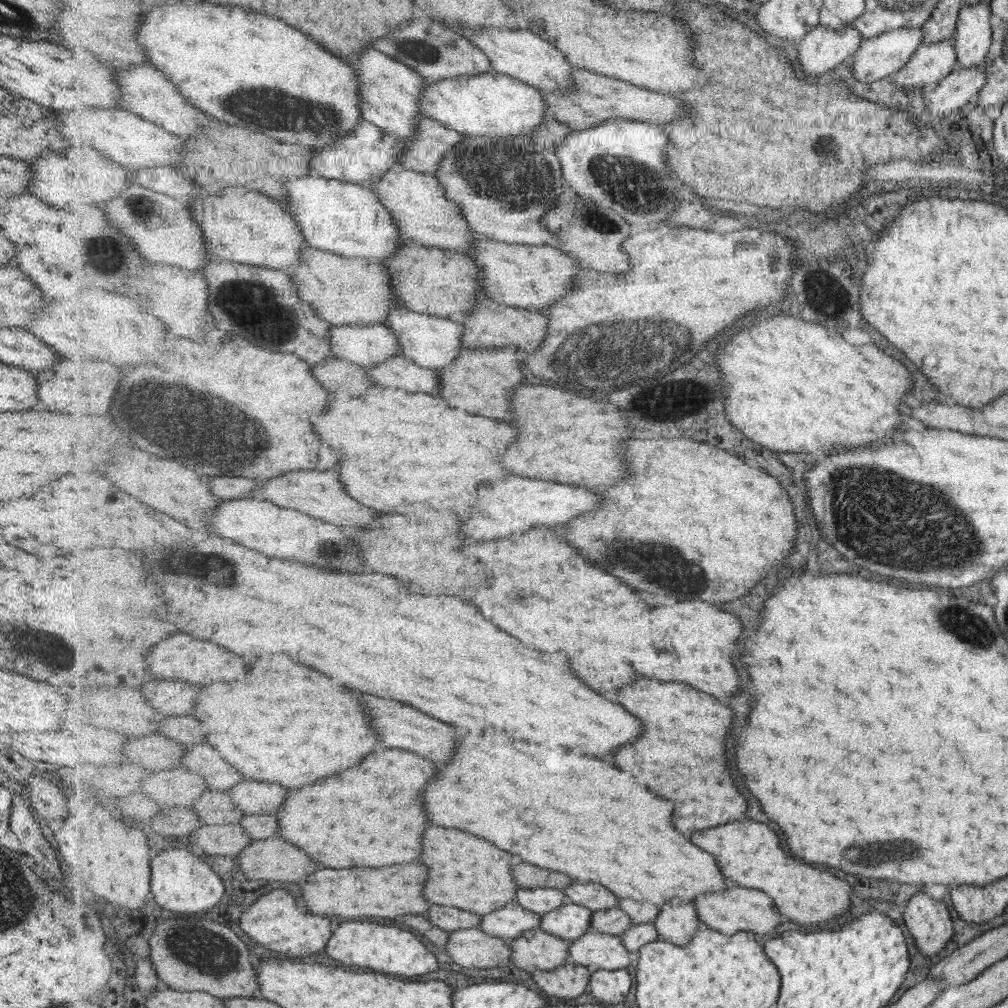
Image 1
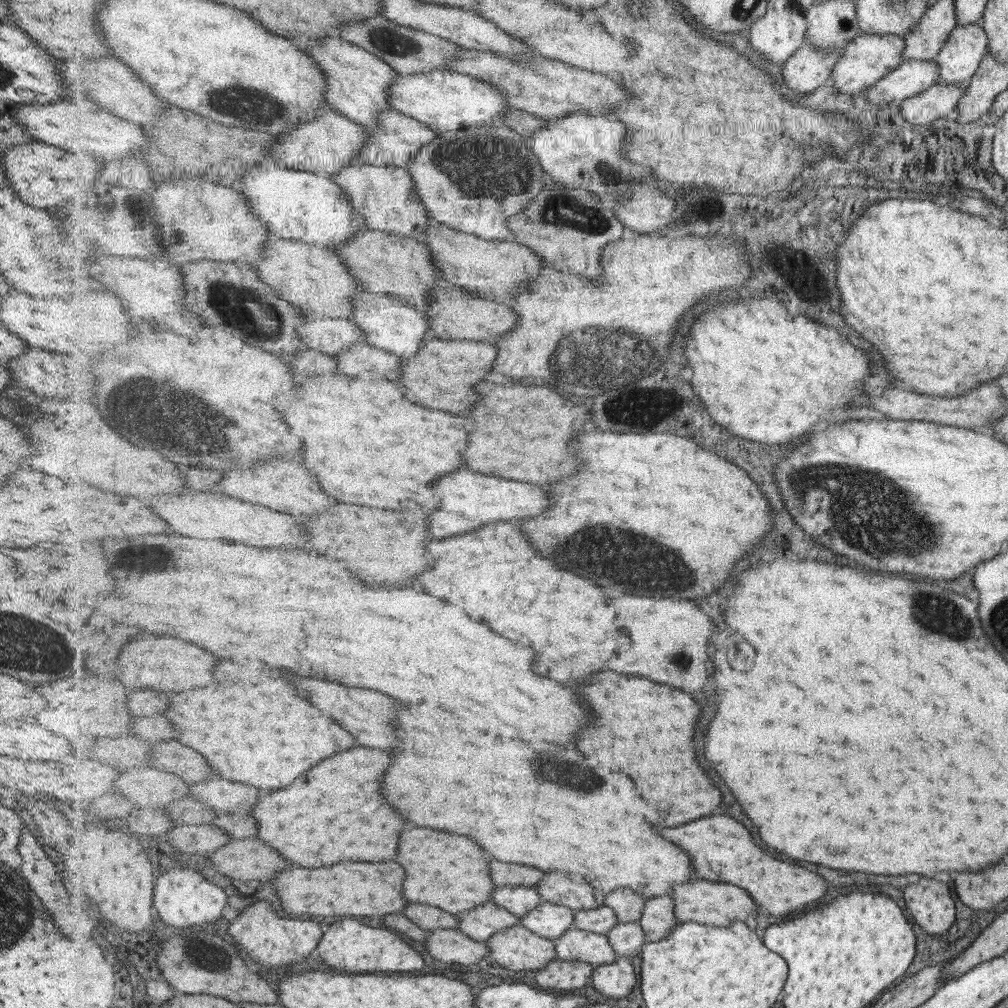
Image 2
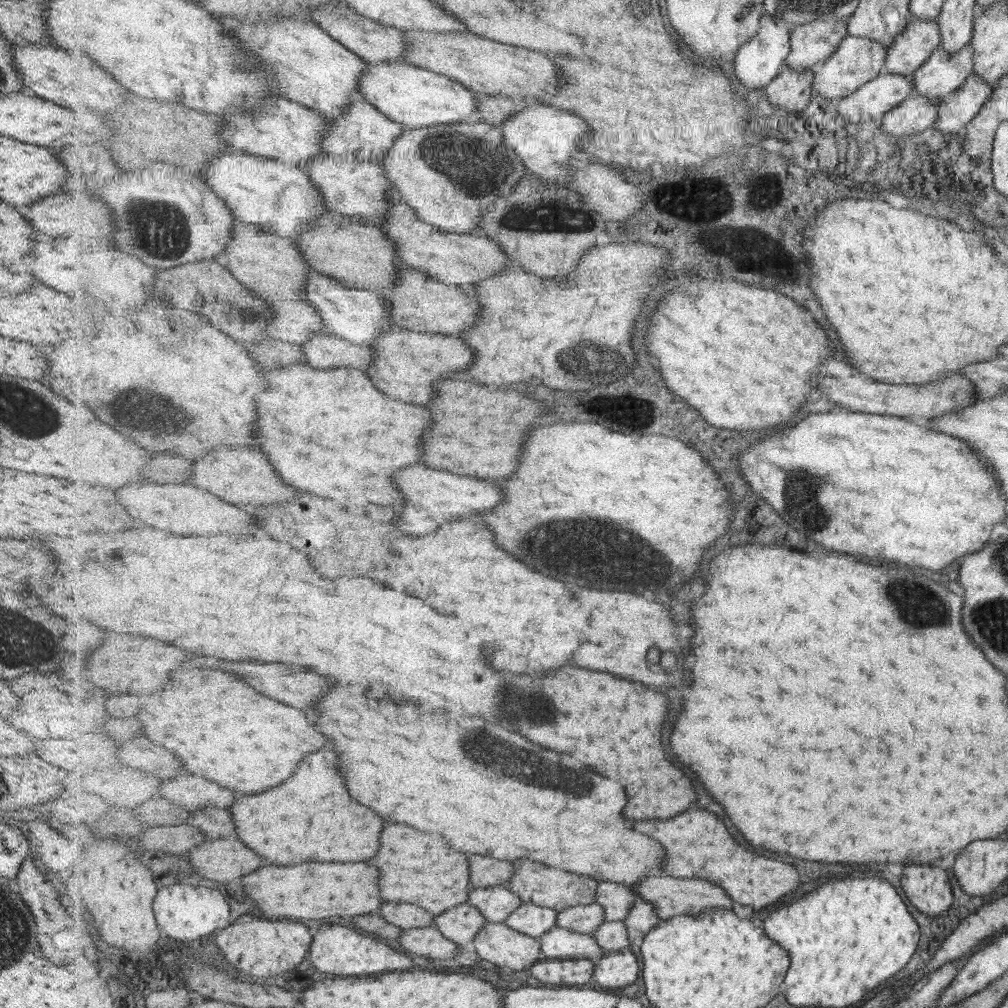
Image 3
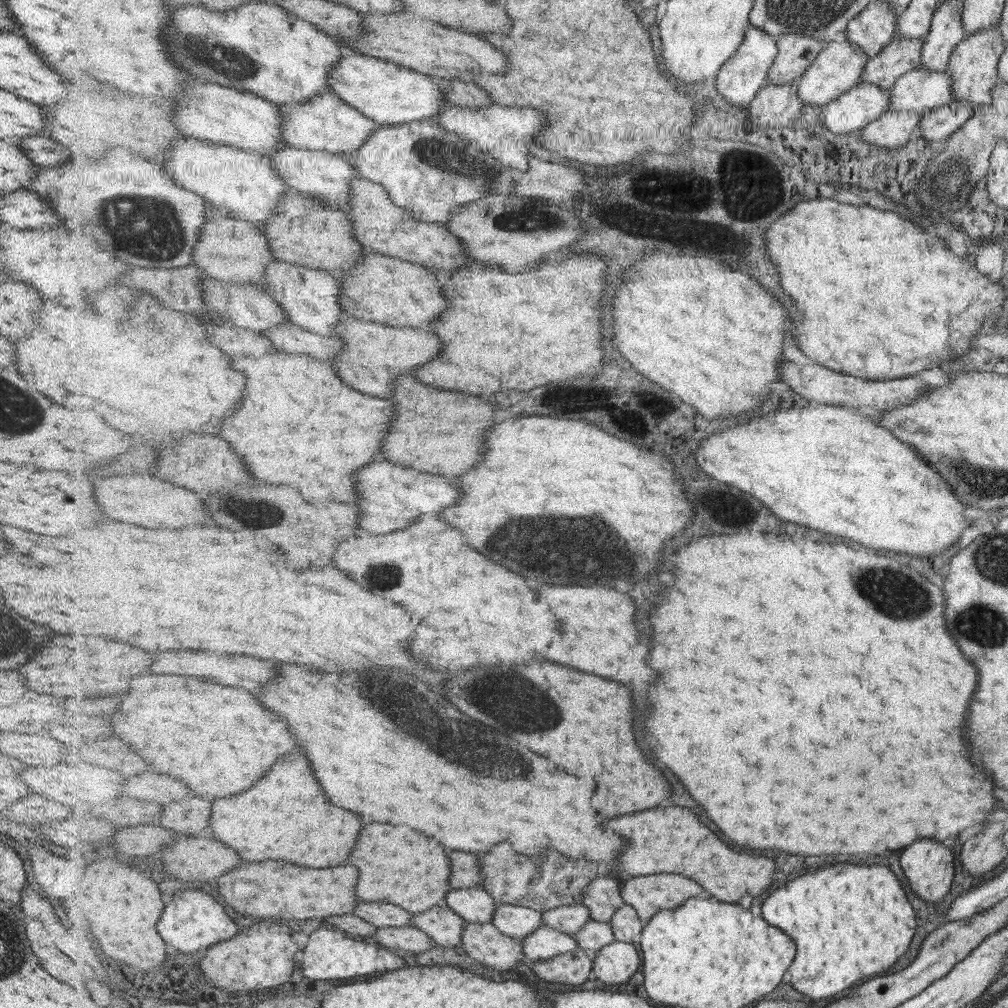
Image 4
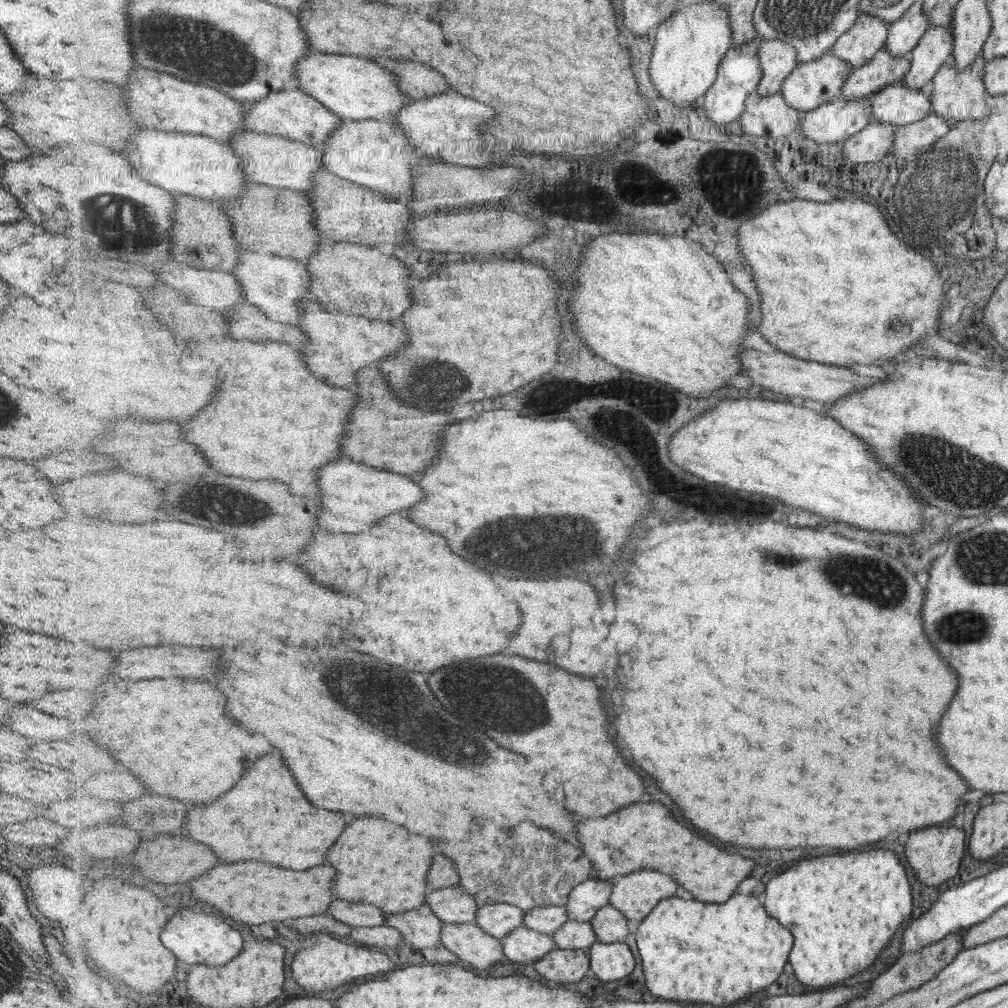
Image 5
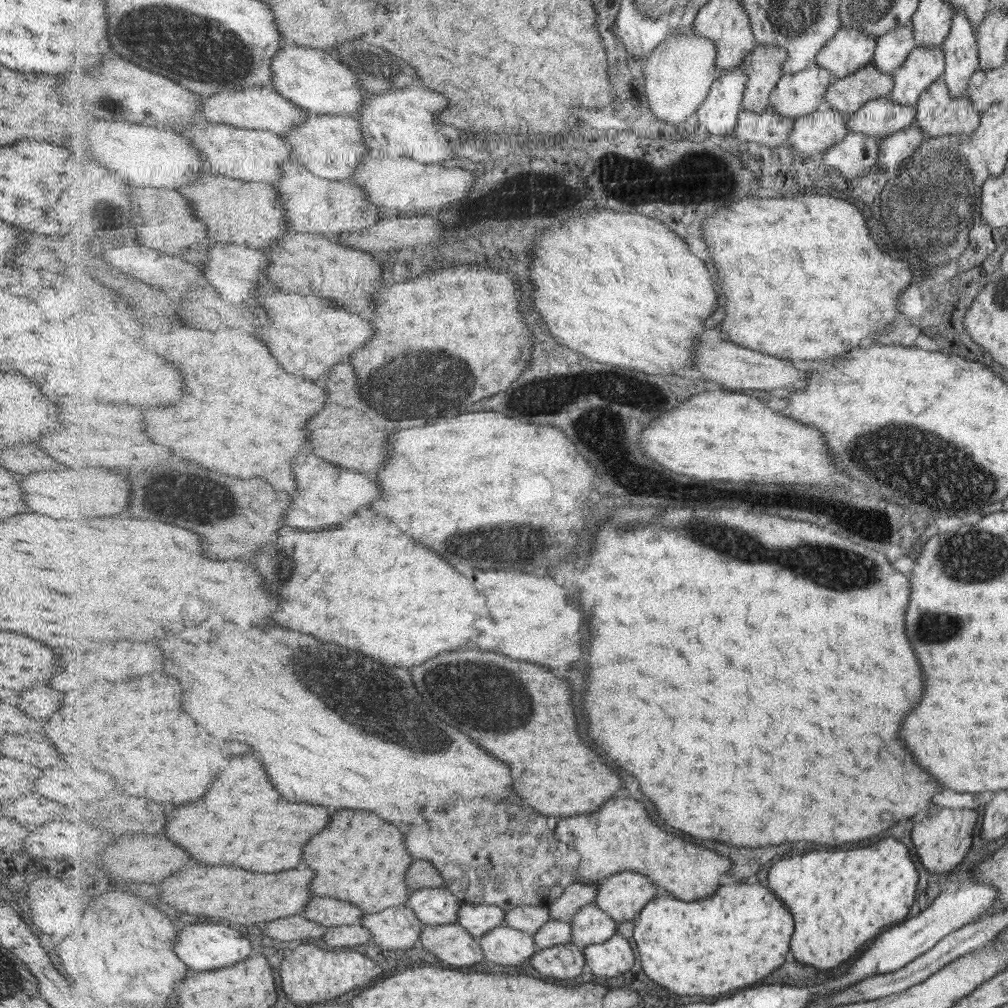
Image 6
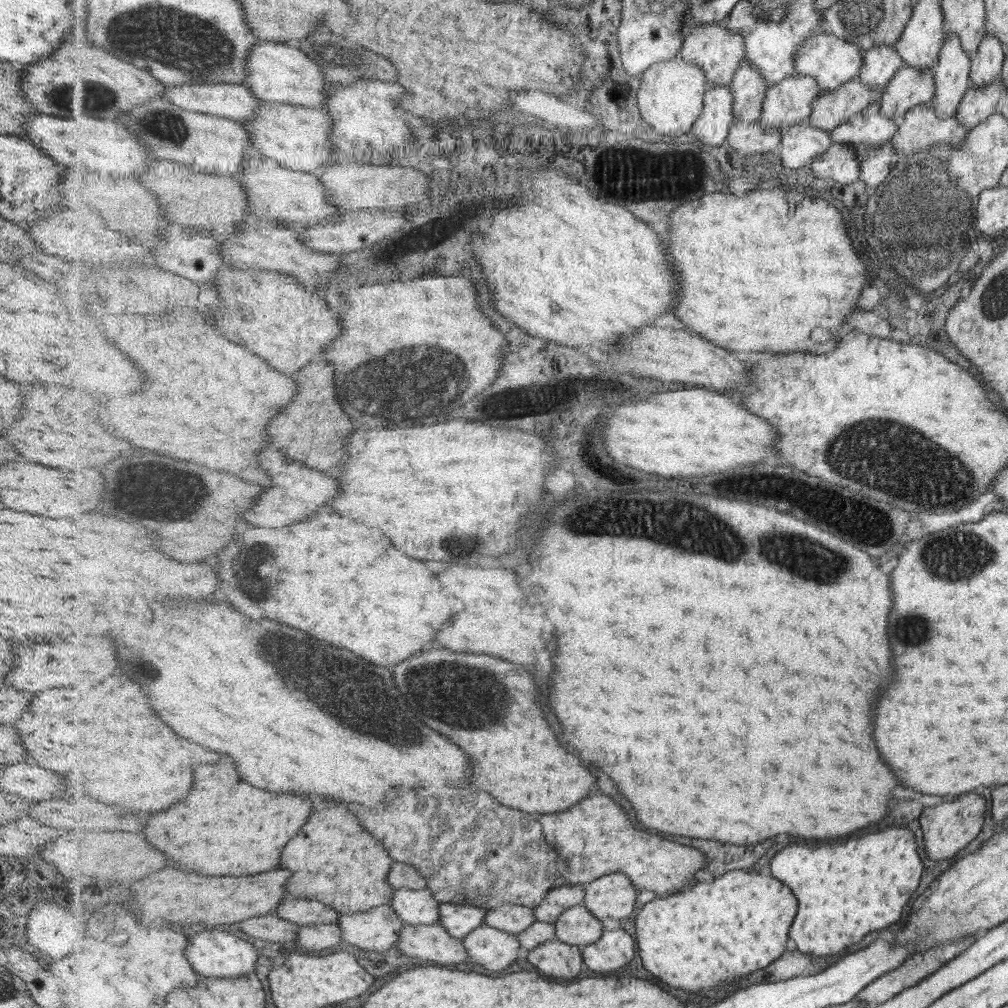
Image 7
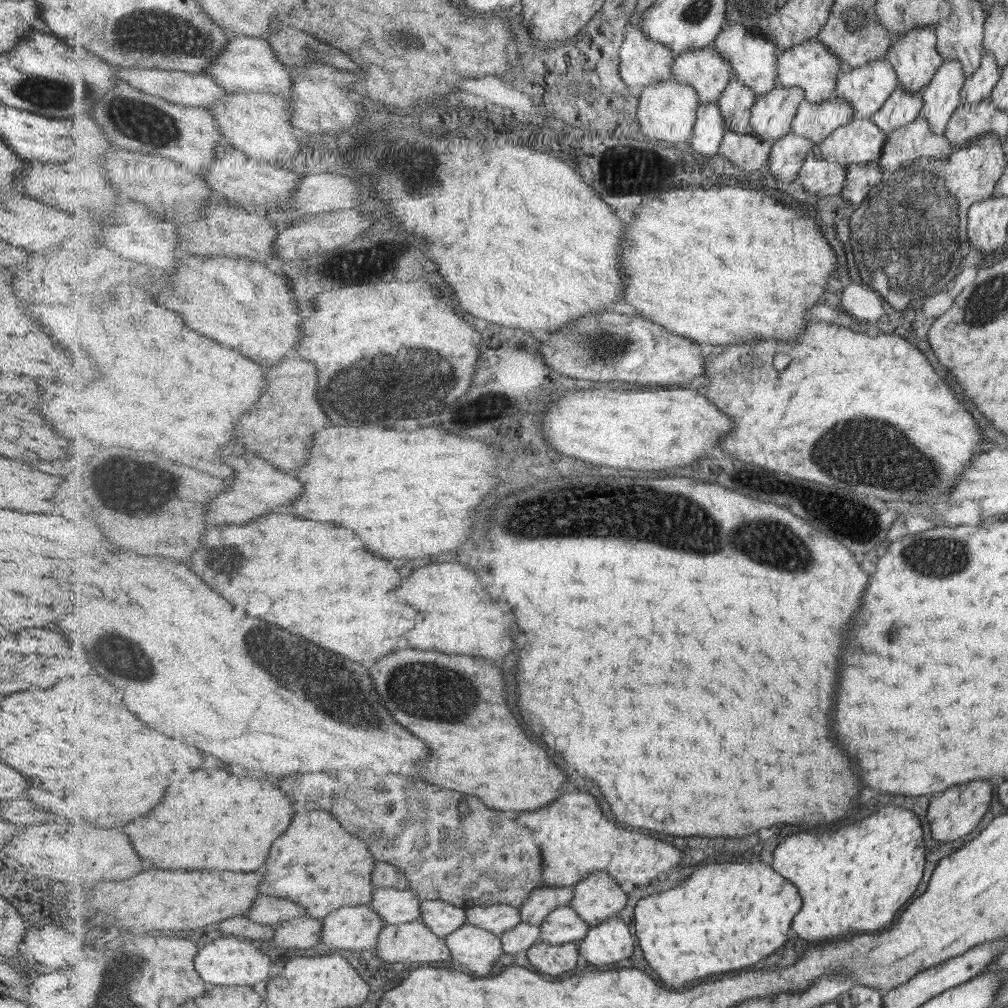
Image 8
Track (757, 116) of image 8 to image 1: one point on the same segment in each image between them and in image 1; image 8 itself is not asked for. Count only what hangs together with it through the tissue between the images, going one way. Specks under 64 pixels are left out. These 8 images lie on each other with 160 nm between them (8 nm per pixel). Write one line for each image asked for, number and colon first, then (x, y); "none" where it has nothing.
1: (881, 57)
2: (867, 59)
3: (859, 60)
4: (838, 69)
5: (812, 84)
6: (802, 93)
7: (791, 102)

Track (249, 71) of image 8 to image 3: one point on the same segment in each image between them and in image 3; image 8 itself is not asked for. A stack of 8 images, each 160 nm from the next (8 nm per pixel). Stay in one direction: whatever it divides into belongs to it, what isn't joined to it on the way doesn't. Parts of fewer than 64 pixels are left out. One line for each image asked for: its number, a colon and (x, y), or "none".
3: (418, 98)
4: (391, 94)
5: (354, 87)
6: (317, 81)
7: (279, 73)

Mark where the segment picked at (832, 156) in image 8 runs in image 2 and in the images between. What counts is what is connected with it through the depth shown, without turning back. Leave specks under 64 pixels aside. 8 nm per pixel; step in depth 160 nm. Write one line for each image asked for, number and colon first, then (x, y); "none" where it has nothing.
2: (959, 57)
3: (943, 73)
4: (920, 90)
5: (899, 105)
6: (881, 118)
7: (870, 127)

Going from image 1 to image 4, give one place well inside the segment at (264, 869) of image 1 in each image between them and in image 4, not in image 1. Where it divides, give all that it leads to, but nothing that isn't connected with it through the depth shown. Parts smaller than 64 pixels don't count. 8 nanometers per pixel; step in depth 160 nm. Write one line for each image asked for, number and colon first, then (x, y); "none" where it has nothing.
2: (245, 859)
3: (224, 859)
4: (187, 859)

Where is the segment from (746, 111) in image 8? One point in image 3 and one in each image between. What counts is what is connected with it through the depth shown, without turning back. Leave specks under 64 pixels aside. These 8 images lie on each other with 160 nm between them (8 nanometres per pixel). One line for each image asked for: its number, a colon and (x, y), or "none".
3: (813, 43)
4: (798, 52)
5: (779, 59)
6: (764, 65)
7: (749, 87)

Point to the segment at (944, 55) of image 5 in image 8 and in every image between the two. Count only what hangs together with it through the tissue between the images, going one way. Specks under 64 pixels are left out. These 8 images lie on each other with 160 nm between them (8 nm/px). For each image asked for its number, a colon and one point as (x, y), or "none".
6: (924, 65)
7: (910, 87)
8: (902, 108)

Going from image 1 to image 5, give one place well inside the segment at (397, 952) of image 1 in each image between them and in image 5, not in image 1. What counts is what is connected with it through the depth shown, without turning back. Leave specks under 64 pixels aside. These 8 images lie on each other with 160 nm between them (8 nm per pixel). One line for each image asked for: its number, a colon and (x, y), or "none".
2: (349, 945)
3: (336, 951)
4: (330, 955)
5: (323, 962)

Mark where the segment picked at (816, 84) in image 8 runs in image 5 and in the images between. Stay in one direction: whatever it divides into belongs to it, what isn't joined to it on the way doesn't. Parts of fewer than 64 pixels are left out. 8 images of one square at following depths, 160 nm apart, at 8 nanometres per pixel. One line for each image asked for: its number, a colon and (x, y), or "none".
5: (868, 35)
6: (851, 49)
7: (833, 61)

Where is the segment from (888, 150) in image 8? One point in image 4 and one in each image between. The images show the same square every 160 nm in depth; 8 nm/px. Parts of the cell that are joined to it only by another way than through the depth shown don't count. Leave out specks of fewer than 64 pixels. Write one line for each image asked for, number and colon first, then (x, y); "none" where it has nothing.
4: (972, 67)
5: (954, 95)
6: (937, 113)
7: (920, 129)

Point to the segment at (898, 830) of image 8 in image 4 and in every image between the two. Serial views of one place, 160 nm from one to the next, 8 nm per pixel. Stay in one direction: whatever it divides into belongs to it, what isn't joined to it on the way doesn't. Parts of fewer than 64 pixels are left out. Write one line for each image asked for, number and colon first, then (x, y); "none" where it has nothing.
4: (846, 936)
5: (844, 911)
6: (841, 900)
7: (845, 893)

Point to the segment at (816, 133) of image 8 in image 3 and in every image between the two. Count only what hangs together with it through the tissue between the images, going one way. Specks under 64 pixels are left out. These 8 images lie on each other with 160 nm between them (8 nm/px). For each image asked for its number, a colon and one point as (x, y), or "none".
3: (913, 47)
4: (902, 55)
5: (884, 69)
6: (848, 95)
7: (830, 110)

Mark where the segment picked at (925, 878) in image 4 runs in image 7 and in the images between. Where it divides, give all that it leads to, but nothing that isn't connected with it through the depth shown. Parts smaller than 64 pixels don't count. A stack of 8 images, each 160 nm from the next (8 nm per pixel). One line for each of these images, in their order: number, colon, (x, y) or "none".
5: (934, 854)
6: (942, 840)
7: (948, 827)

